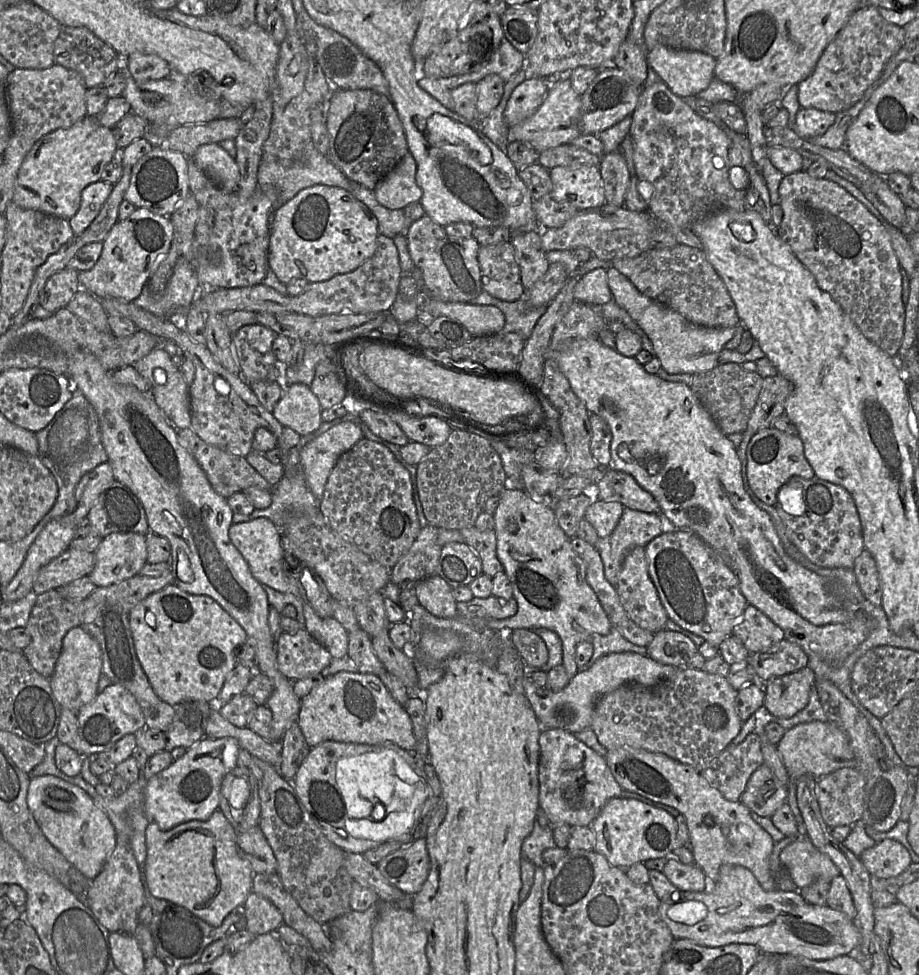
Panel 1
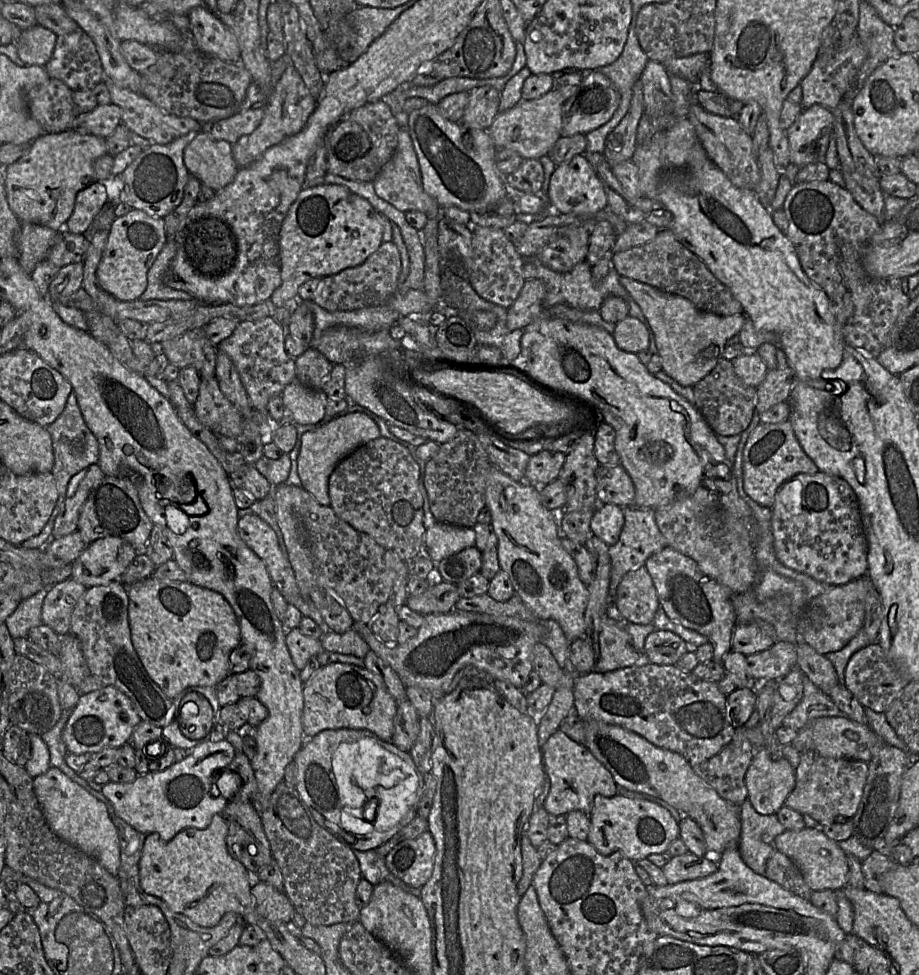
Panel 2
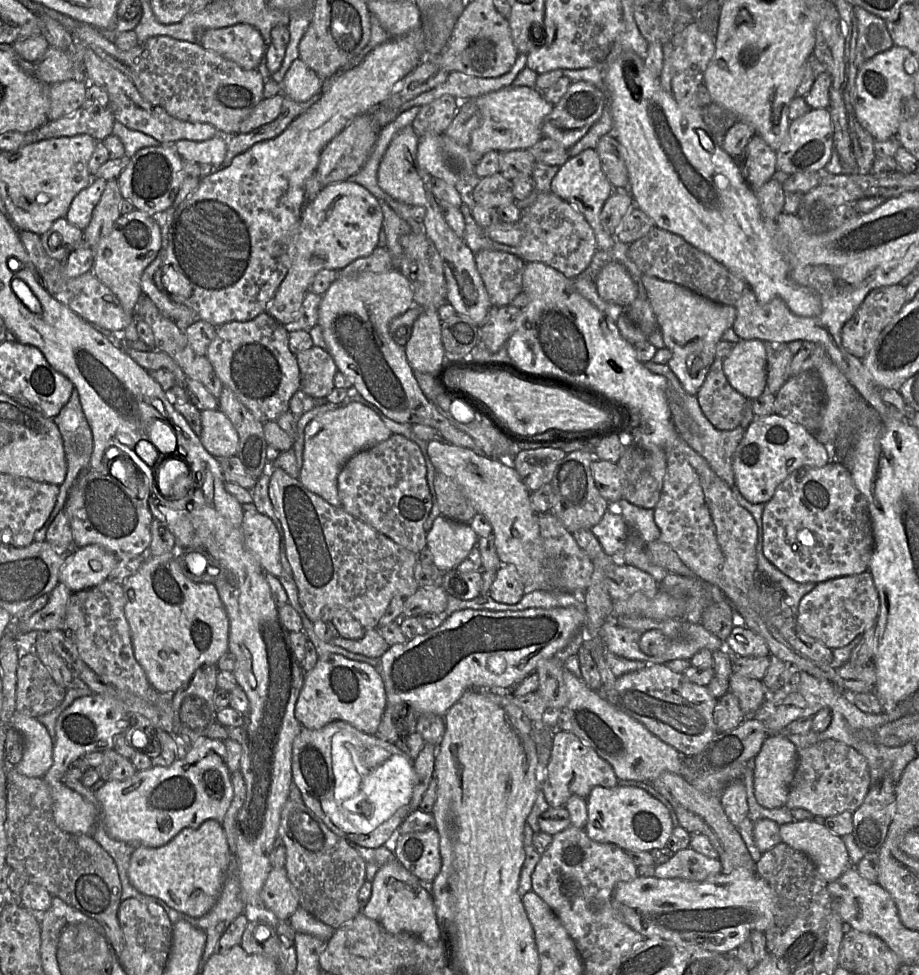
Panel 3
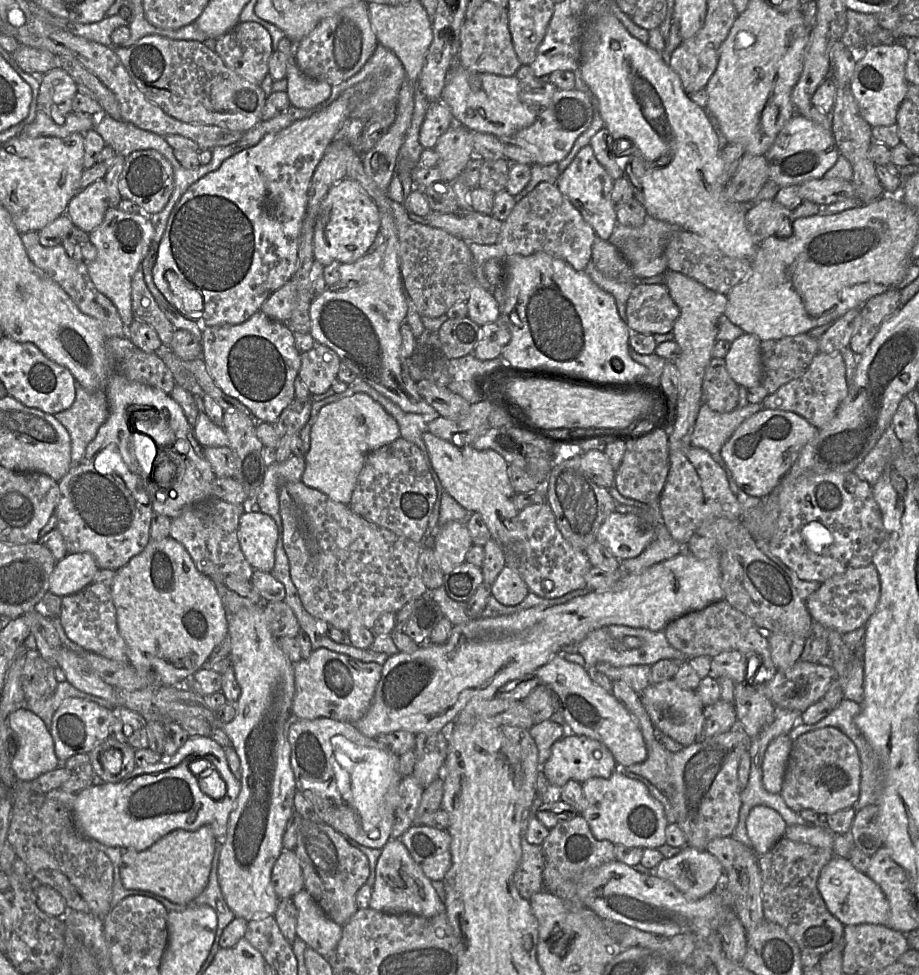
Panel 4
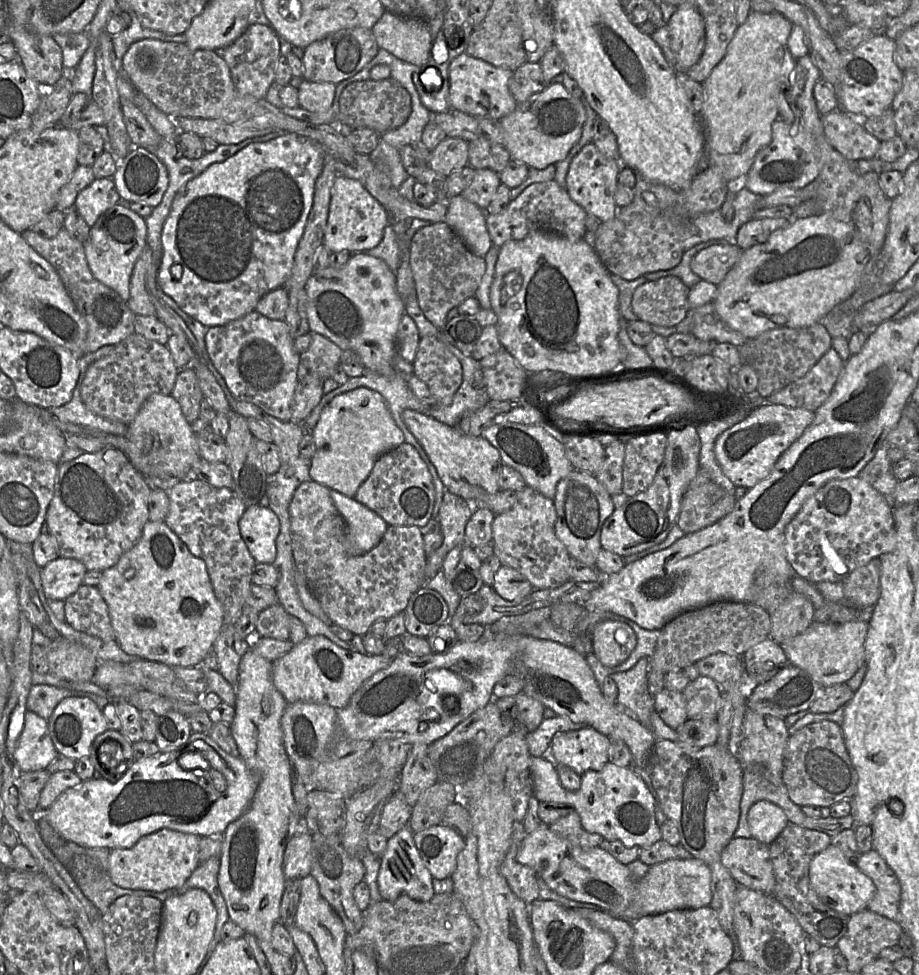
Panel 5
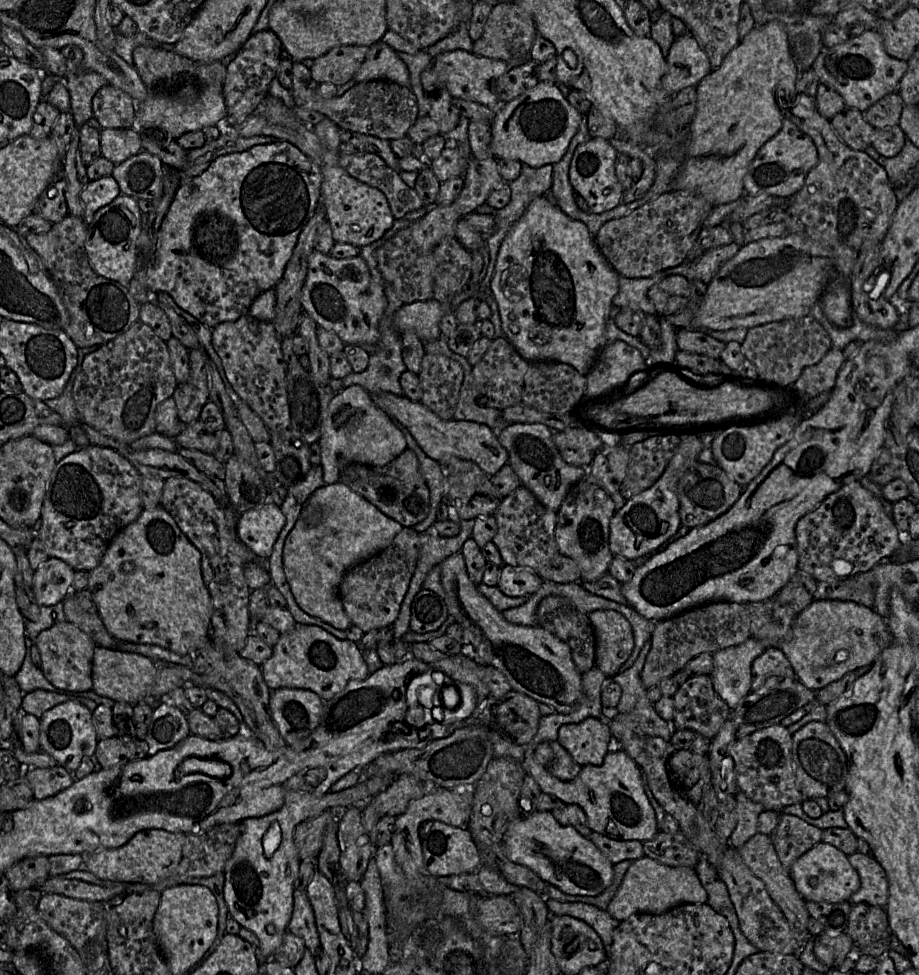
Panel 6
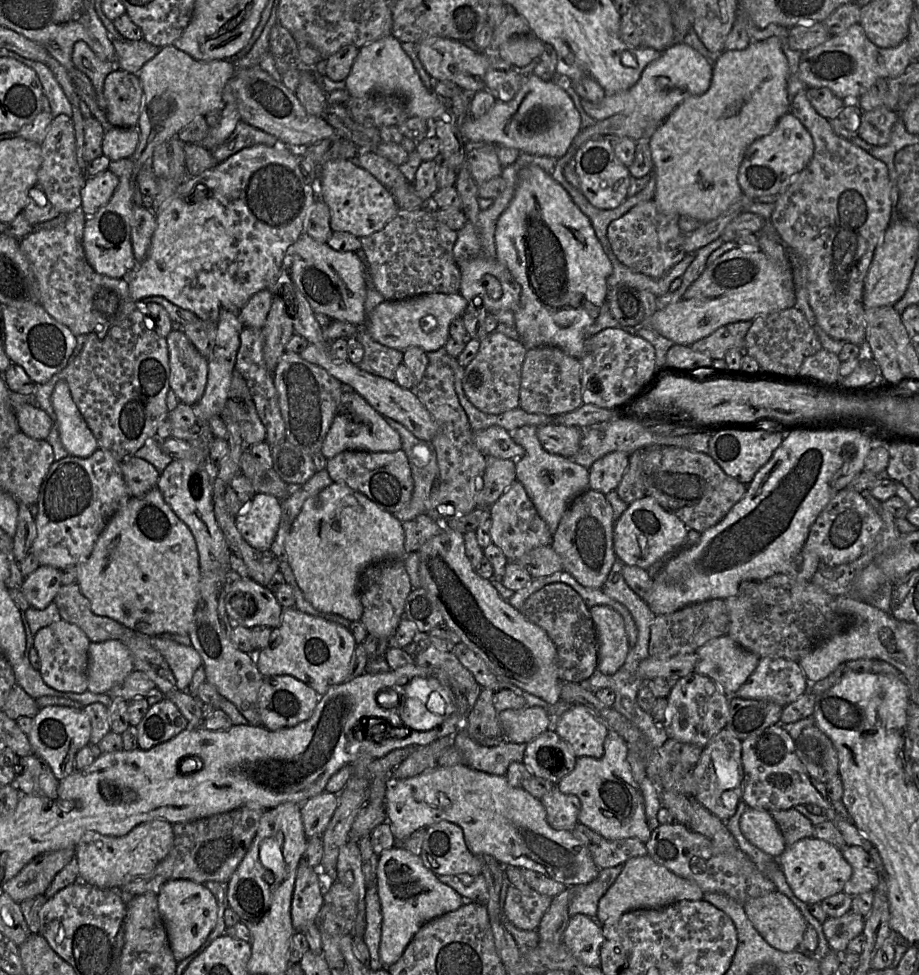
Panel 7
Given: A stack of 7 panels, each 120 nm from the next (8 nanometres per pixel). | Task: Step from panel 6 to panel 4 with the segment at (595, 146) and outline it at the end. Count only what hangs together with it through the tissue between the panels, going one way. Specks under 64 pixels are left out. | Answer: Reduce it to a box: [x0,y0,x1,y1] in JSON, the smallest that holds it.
[556,144,617,241]

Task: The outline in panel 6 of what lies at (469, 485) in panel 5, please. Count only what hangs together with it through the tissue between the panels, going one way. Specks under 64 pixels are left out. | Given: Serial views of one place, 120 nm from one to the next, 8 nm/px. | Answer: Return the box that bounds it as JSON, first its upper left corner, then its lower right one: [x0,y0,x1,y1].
[370,392,508,477]

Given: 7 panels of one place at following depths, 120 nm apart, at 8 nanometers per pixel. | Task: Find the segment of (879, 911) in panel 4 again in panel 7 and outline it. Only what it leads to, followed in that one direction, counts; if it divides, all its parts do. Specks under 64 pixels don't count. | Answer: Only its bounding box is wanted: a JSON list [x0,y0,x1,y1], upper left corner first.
[778,837,852,905]

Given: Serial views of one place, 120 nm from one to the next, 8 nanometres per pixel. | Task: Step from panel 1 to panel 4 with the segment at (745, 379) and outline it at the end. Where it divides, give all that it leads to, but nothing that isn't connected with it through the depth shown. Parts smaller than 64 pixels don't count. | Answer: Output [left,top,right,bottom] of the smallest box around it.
[702,358,739,413]

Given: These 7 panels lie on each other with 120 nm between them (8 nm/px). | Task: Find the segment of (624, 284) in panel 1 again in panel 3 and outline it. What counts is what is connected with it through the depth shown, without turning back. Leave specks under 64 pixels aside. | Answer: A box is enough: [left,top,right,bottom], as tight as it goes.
[641,275,737,395]

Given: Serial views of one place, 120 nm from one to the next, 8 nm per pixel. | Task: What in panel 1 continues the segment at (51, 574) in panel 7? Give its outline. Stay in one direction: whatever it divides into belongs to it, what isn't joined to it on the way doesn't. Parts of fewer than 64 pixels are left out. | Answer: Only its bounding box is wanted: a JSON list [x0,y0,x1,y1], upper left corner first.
[88,533,147,587]

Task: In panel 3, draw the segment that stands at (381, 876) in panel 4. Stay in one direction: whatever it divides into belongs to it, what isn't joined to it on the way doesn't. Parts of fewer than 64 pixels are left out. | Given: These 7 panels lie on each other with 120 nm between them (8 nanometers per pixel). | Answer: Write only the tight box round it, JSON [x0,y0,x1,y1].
[362,862,440,944]

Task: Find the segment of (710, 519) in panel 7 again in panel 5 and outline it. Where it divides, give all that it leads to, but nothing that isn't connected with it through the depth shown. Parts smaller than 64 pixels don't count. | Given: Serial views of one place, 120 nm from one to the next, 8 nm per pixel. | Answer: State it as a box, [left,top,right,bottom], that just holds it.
[677,468,736,534]

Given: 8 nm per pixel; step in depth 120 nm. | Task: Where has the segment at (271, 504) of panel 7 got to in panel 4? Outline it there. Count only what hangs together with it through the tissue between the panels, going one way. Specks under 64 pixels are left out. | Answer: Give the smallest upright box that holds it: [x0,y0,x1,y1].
[239,512,278,573]

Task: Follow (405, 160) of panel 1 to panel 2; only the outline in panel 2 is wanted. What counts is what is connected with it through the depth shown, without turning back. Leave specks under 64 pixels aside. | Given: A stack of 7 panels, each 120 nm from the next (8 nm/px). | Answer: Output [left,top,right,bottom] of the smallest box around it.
[373,128,443,219]

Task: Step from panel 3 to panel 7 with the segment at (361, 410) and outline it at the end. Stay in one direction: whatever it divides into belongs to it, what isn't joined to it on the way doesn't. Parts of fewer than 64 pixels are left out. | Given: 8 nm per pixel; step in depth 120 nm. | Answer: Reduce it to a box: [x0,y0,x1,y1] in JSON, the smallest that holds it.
[321,391,402,460]

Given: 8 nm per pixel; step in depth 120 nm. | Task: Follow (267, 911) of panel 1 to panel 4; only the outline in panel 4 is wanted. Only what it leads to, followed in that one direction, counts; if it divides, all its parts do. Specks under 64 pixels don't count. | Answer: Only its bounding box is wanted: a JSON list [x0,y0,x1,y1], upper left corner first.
[271,850,304,900]

